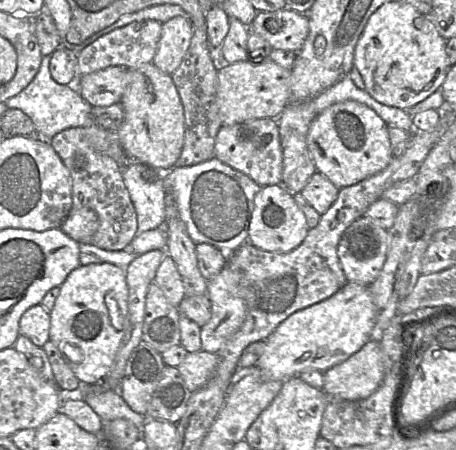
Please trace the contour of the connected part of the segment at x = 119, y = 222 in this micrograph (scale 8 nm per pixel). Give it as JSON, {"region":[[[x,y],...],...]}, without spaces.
{"region":[[[85,128],[57,133],[50,144],[68,168],[72,180],[72,209],[89,208],[98,216],[98,228],[88,244],[108,251],[128,250],[137,235],[137,214],[125,186],[120,166],[96,152],[85,139]]]}

